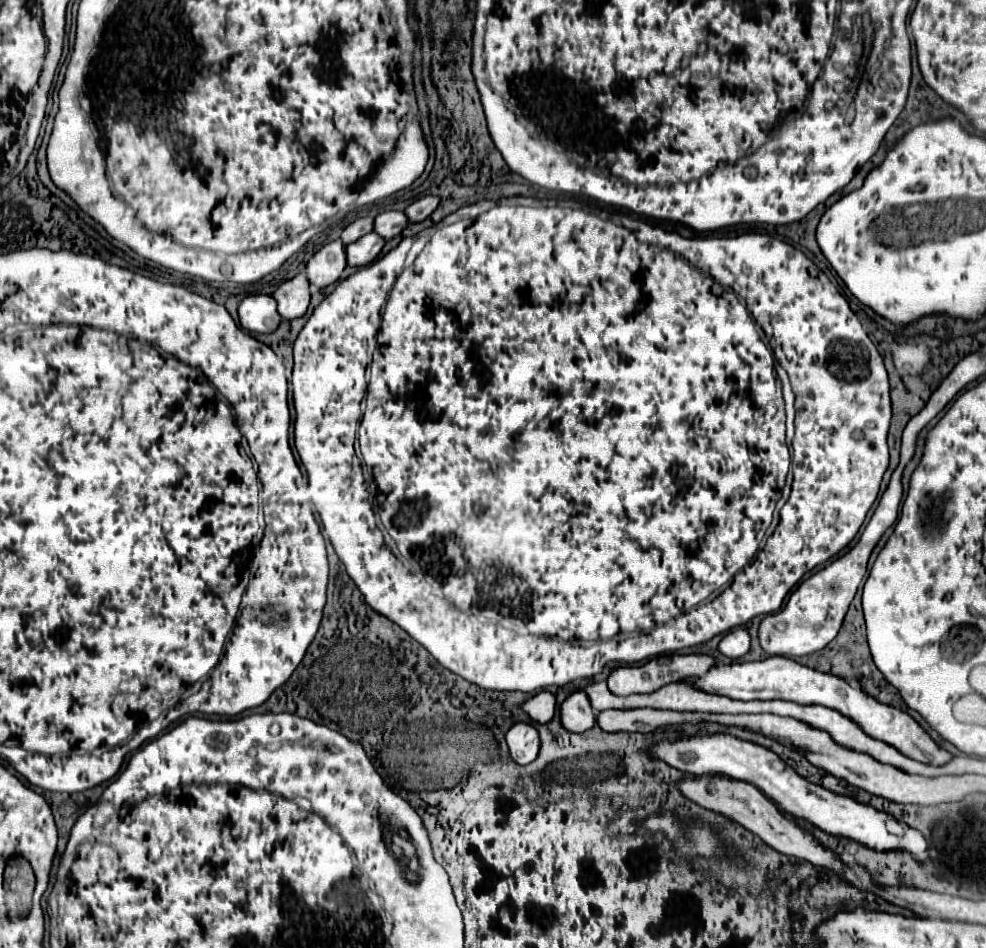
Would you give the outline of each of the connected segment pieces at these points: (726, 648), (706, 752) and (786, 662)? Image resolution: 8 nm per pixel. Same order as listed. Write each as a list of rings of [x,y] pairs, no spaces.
[[[736,628],[732,632],[728,632],[722,642],[720,642],[720,652],[728,658],[740,658],[750,650],[750,634],[746,628]]]
[[[714,734],[714,736],[696,736],[684,738],[676,742],[660,742],[652,748],[652,756],[668,762],[670,766],[682,770],[692,776],[726,776],[732,780],[754,784],[768,800],[772,800],[778,810],[790,818],[802,818],[810,822],[814,828],[830,834],[850,838],[874,852],[910,852],[920,854],[928,848],[926,838],[920,830],[910,828],[908,824],[900,824],[894,816],[874,810],[872,806],[860,804],[848,796],[838,796],[822,786],[810,784],[802,776],[798,776],[790,766],[786,766],[780,756],[772,750],[762,748],[752,742],[744,742],[730,734]]]
[[[770,656],[760,662],[748,662],[748,664],[716,664],[706,676],[698,680],[688,680],[692,684],[698,684],[698,688],[706,688],[708,692],[730,696],[734,700],[790,700],[796,704],[820,704],[826,708],[832,708],[840,712],[842,716],[850,718],[854,724],[858,724],[868,736],[882,740],[890,746],[894,746],[904,756],[910,756],[912,760],[942,766],[948,764],[954,756],[940,748],[924,730],[922,726],[908,716],[906,712],[898,708],[890,708],[872,696],[868,696],[864,690],[850,686],[846,680],[838,680],[838,676],[814,672],[812,668],[806,668],[790,658],[784,656]]]

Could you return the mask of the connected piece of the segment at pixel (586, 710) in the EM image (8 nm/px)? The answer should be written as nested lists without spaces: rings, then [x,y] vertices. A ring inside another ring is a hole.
[[[574,692],[562,702],[562,726],[570,732],[586,732],[596,724],[596,714],[586,692]]]

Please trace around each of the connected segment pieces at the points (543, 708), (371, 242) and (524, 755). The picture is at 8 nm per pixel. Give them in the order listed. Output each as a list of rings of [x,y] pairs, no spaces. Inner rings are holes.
[[[548,690],[532,696],[530,700],[526,700],[526,704],[522,706],[530,718],[534,722],[540,722],[540,724],[546,724],[554,718],[554,712],[556,712],[556,696]]]
[[[370,232],[362,236],[362,240],[356,240],[346,248],[348,252],[348,266],[368,266],[370,262],[376,260],[380,250],[384,248],[386,240],[378,236],[376,232]]]
[[[516,722],[506,734],[506,742],[514,762],[524,766],[536,760],[540,748],[540,734],[532,722]]]

